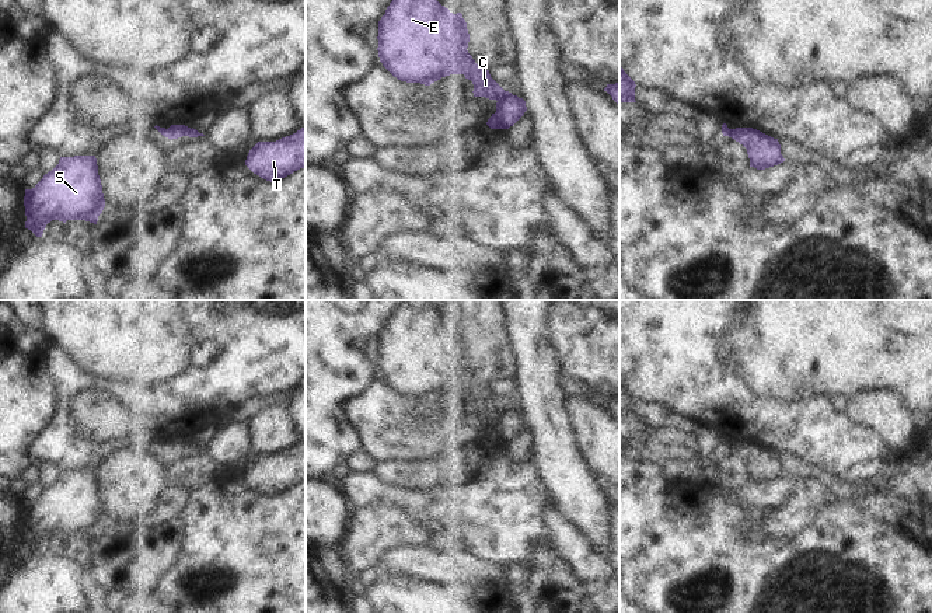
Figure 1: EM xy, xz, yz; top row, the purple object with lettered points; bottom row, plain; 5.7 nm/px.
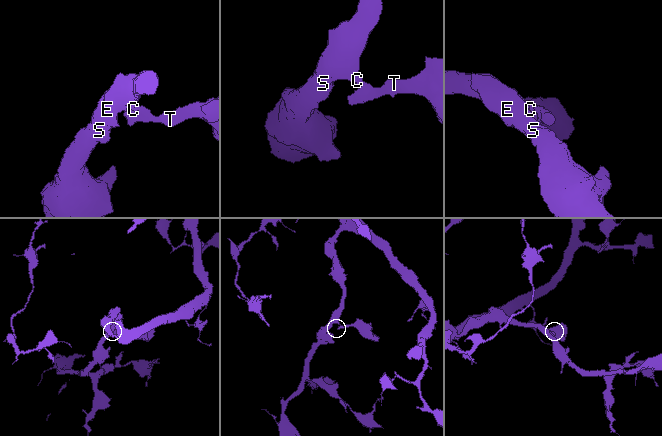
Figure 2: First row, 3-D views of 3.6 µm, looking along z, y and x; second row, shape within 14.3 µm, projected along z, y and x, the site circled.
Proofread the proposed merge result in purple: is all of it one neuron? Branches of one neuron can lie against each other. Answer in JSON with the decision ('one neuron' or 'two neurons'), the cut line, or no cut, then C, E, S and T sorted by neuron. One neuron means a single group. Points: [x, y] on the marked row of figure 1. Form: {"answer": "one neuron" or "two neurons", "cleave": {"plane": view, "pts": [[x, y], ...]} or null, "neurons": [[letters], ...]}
{"answer": "two neurons", "cleave": {"plane": "xz", "pts": [[505, 91], [496, 100]]}, "neurons": [["C", "E", "S"], ["T"]]}

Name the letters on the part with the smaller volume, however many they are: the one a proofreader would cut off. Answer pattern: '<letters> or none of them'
T

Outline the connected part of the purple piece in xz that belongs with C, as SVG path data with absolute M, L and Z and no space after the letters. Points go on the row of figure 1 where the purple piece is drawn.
M392 0L378 21L378 57L383 66L398 80L430 86L450 74L464 74L474 84L474 97L498 100L505 90L491 77L489 70L479 67L468 53L470 34L461 13L453 14L437 0Z

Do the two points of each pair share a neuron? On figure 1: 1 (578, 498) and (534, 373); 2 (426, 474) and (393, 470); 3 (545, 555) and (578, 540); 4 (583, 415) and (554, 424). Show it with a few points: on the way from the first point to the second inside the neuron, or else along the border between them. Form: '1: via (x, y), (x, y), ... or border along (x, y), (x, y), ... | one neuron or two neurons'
1: via (564, 467), (544, 404) | one neuron
2: via (418, 474), (401, 474) | one neuron
3: border along (555, 550), (578, 575) | two neurons
4: border along (569, 396), (568, 411), (580, 450) | two neurons

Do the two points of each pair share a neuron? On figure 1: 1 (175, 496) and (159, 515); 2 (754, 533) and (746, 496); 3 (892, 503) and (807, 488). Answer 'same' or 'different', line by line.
1: same
2: different
3: same

